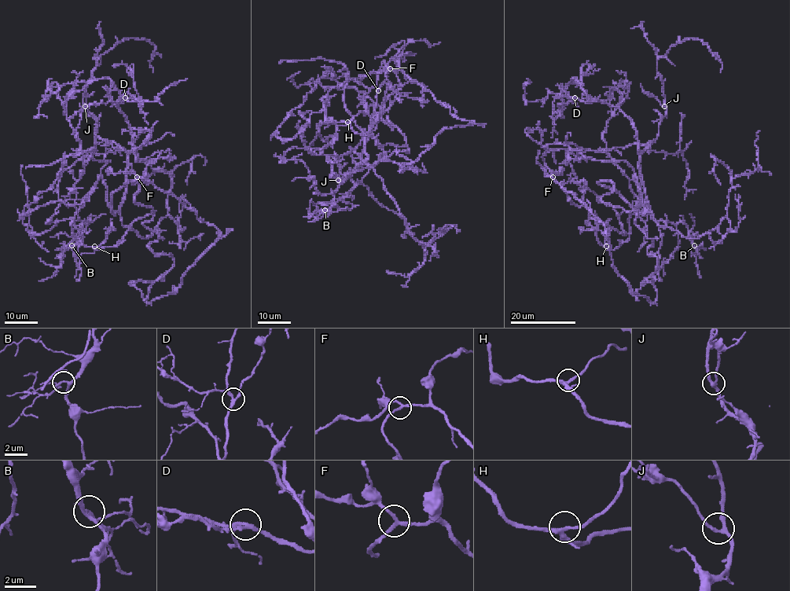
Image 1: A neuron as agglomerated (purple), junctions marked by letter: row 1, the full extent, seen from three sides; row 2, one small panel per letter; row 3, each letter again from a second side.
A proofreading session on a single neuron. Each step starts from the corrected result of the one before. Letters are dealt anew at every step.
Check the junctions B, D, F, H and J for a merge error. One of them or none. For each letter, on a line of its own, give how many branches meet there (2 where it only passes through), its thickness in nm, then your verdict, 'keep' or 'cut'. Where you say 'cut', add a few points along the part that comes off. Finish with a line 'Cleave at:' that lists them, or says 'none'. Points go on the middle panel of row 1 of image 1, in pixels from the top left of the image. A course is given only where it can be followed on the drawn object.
B: 4 branches meet; 150 nm thick; keep
D: 4 branches meet; 220 nm thick; keep
F: 3 branches meet; 200 nm thick; keep
H: 3 branches meet; 240 nm thick; keep
J: 3 branches meet; 220 nm thick; keep
Cleave at: none

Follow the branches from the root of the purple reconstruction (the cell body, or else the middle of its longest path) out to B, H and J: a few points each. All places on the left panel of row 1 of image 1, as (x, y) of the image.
B: (152, 208), (134, 202), (139, 182), (127, 181), (112, 195), (114, 214), (100, 176), (71, 245)
H: (152, 208), (150, 214), (137, 218), (131, 224), (121, 243), (100, 249), (94, 246)
J: (152, 208), (134, 202), (139, 182), (127, 181), (111, 211), (123, 198), (127, 152), (96, 134), (85, 106)

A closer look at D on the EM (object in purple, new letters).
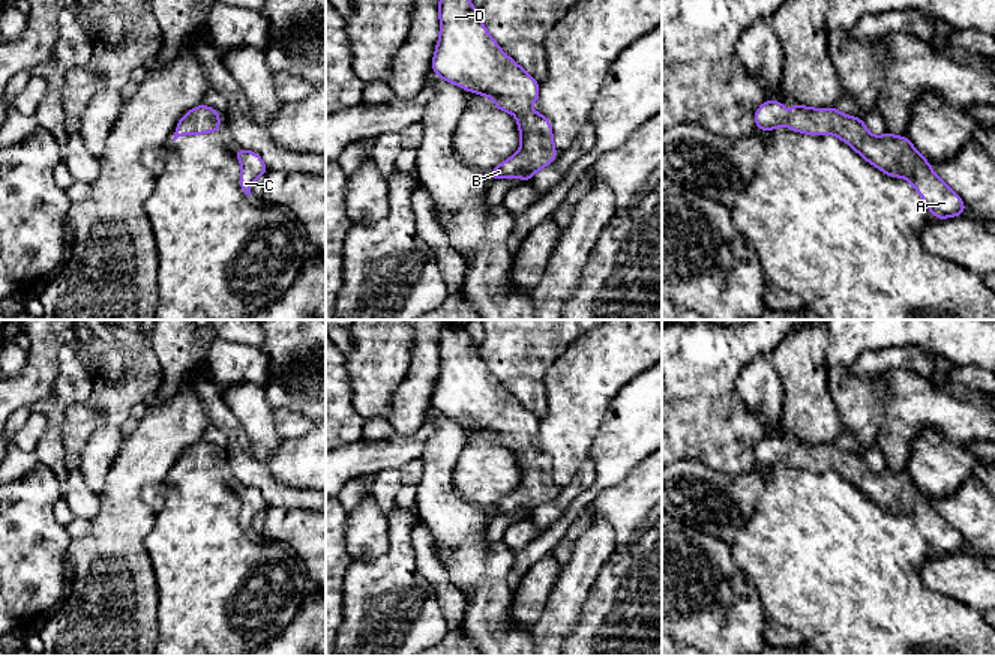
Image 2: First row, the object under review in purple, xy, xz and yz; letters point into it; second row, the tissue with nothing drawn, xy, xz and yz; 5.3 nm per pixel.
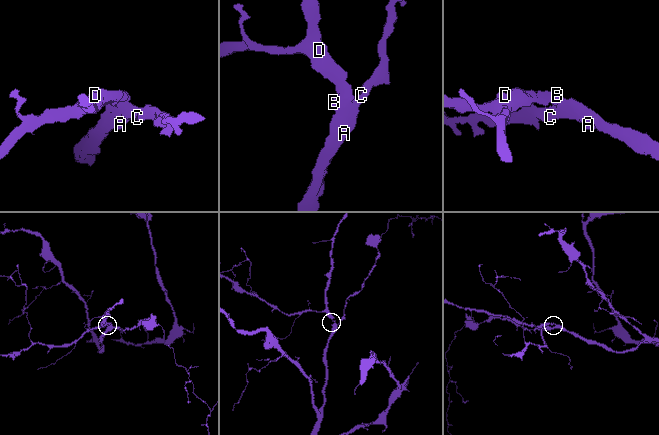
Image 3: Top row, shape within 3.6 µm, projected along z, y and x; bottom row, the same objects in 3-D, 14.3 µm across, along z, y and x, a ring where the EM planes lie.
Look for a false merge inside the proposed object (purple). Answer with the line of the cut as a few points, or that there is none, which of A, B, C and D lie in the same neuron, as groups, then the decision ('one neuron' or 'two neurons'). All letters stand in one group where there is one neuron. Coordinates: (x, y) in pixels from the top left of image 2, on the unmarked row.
cut none; groups A B C D; one neuron

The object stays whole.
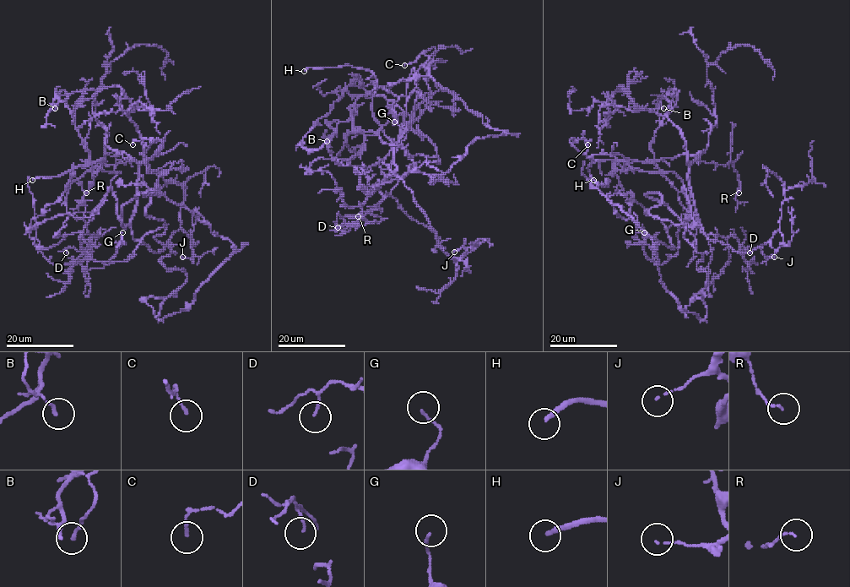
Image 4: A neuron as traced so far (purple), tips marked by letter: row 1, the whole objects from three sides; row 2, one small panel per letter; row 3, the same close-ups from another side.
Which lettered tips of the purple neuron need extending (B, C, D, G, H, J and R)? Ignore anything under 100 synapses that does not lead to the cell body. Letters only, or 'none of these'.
H

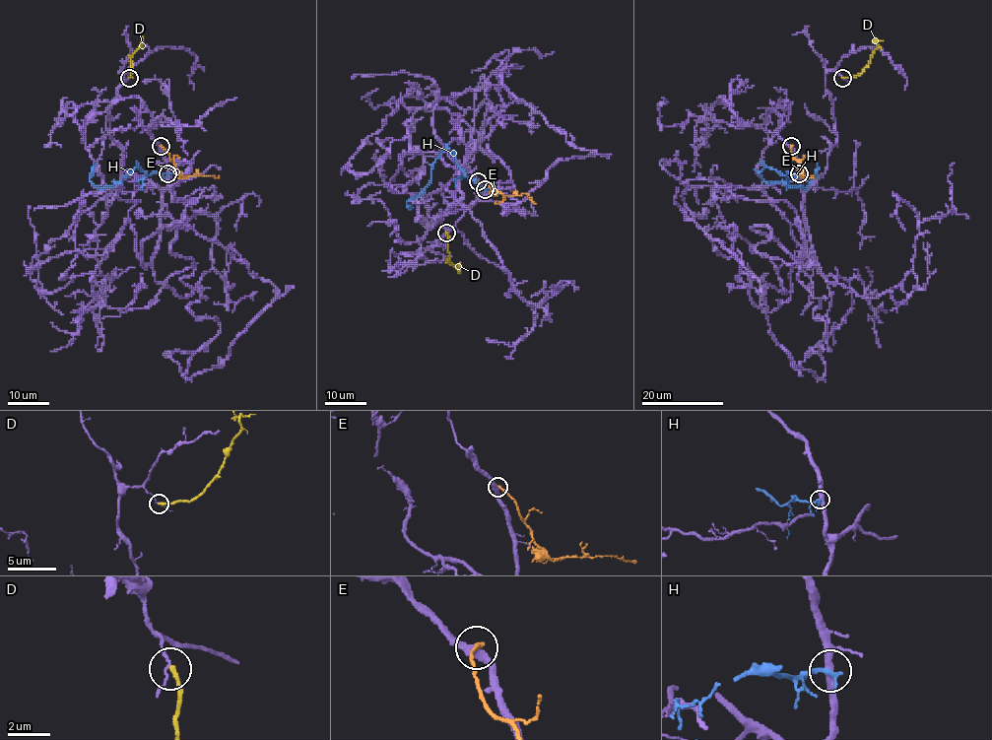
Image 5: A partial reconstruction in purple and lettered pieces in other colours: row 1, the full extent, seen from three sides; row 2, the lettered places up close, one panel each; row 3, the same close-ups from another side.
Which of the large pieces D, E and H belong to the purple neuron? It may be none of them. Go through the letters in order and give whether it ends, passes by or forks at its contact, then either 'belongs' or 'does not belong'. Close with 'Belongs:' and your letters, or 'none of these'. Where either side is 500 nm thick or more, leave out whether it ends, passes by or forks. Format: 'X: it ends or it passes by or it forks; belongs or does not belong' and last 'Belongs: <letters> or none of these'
D: it ends; does not belong
E: it ends; does not belong
H: it ends; does not belong
Belongs: none of these

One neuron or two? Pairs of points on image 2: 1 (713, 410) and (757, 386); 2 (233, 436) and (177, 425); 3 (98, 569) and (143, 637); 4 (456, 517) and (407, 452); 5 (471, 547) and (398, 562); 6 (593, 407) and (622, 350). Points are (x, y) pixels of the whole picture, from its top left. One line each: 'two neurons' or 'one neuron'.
1: two neurons
2: two neurons
3: one neuron
4: two neurons
5: two neurons
6: one neuron

